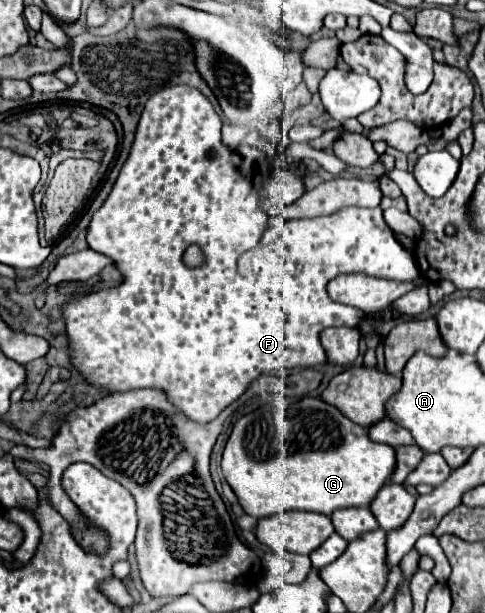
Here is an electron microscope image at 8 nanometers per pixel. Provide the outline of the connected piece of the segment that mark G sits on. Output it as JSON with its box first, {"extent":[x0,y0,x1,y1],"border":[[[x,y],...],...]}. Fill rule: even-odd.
{"extent":[221,396,395,518],"border":[[[311,396],[291,402],[281,400],[275,402],[275,406],[263,406],[239,418],[233,426],[221,460],[225,480],[233,488],[243,510],[253,518],[267,518],[285,510],[323,512],[331,516],[339,508],[369,506],[379,488],[389,482],[395,464],[395,450],[391,446],[373,442],[367,428],[345,418],[335,406]]]}

